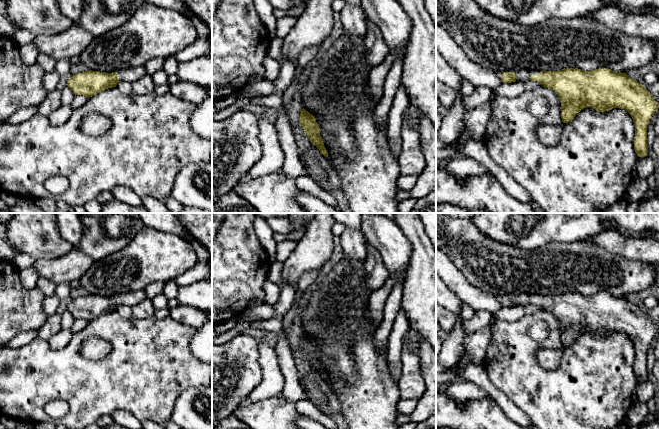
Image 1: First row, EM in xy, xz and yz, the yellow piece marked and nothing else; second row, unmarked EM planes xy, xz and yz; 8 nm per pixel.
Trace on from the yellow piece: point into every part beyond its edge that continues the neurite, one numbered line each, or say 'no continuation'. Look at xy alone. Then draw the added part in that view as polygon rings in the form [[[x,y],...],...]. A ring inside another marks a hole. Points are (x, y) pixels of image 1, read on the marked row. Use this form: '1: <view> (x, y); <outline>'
1: xy (132, 74); [[[145,66],[131,67],[118,71],[119,81],[134,82],[147,74]]]

